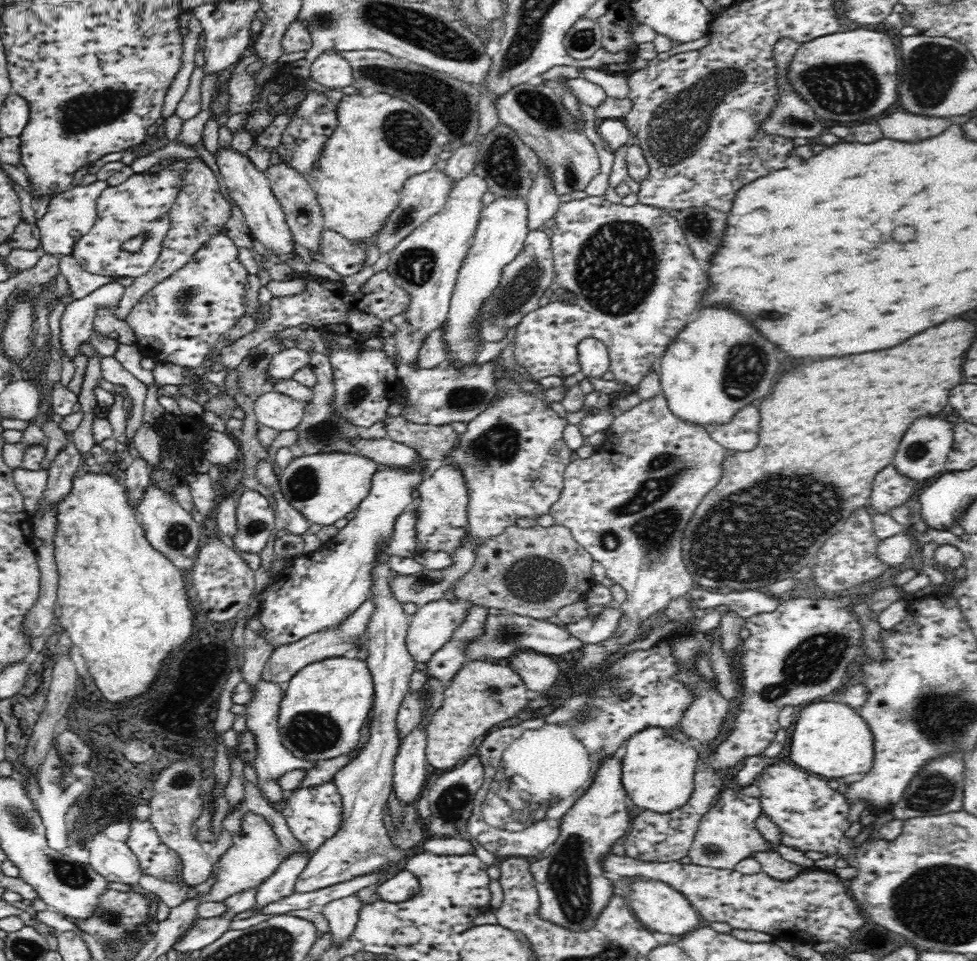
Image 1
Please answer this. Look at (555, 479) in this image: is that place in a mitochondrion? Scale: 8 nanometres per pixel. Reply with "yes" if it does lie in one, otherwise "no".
no

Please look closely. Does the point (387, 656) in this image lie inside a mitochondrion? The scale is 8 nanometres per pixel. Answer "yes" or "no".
no

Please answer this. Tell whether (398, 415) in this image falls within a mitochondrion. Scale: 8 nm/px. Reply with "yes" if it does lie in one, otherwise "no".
no

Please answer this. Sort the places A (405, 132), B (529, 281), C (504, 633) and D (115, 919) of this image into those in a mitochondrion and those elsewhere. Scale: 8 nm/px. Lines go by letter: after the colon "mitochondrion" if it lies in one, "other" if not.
A: mitochondrion
B: mitochondrion
C: mitochondrion
D: mitochondrion

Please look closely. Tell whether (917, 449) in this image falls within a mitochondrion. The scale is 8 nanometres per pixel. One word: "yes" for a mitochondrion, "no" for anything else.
yes

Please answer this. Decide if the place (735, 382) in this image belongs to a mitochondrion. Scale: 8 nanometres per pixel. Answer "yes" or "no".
yes

